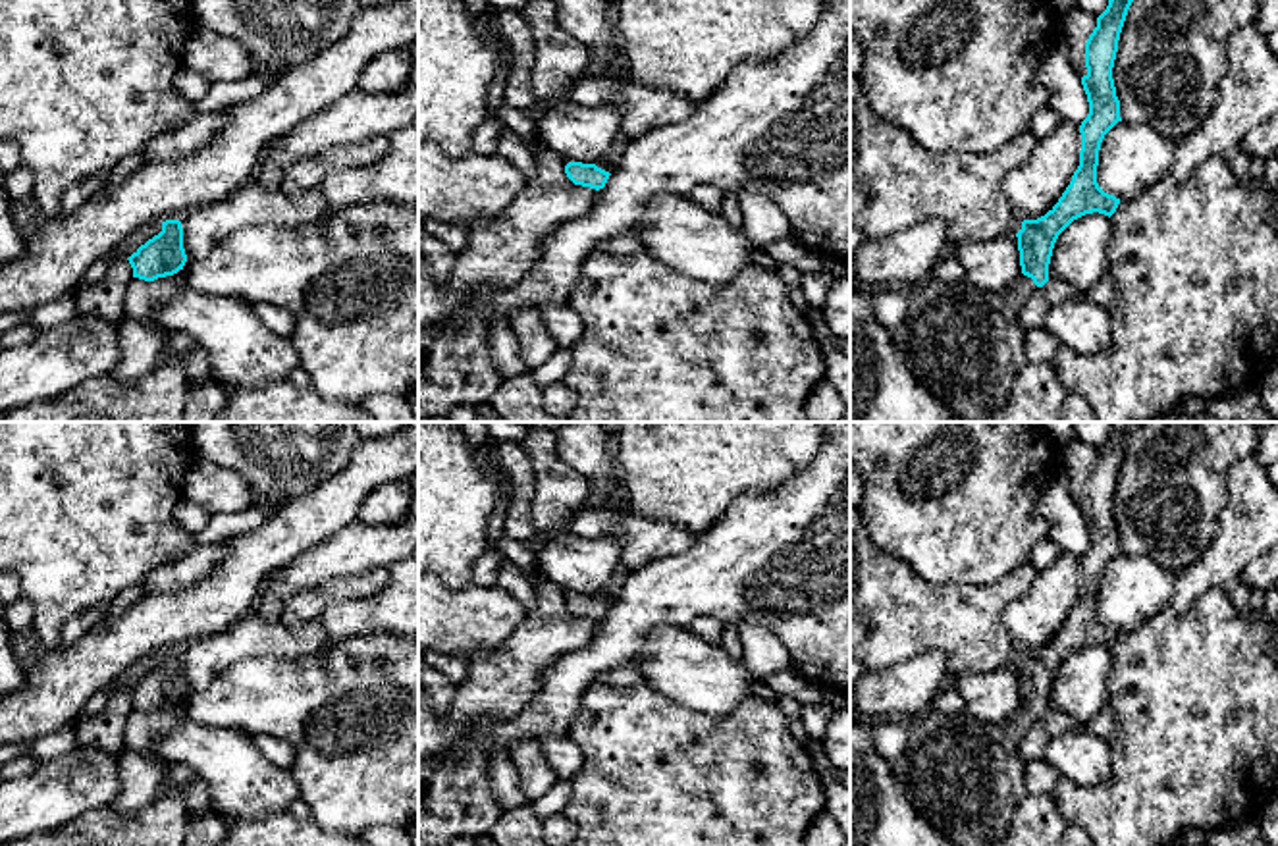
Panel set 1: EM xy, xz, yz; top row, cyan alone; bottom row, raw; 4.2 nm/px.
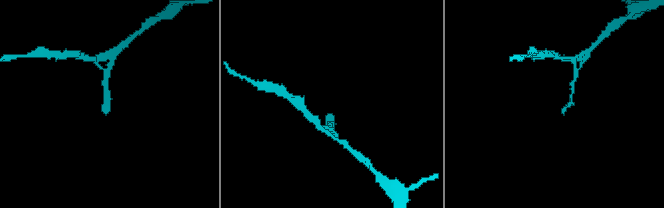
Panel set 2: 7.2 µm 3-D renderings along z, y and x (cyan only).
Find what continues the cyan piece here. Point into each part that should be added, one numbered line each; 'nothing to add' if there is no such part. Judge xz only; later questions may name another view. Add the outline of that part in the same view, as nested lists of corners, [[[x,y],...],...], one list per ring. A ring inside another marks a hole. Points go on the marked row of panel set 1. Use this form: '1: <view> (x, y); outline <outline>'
1: xz (612, 160); outline [[[621,133],[621,135],[615,139],[615,143],[613,143],[609,154],[603,156],[603,158],[599,158],[599,160],[596,160],[594,164],[596,164],[598,168],[601,168],[601,170],[605,170],[605,172],[611,173],[611,172],[621,164],[623,152],[625,152],[625,146],[628,145],[628,141],[630,141],[630,139],[628,139],[625,133]]]

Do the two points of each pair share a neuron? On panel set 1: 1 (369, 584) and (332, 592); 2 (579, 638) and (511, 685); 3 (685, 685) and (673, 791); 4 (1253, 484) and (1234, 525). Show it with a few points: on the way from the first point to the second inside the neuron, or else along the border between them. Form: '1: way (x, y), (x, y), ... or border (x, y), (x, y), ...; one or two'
1: way (359, 586), (342, 590); one
2: way (561, 638), (529, 667); one
3: border (646, 683), (677, 704), (727, 715); two
4: way (1250, 494), (1250, 500), (1236, 515); one

